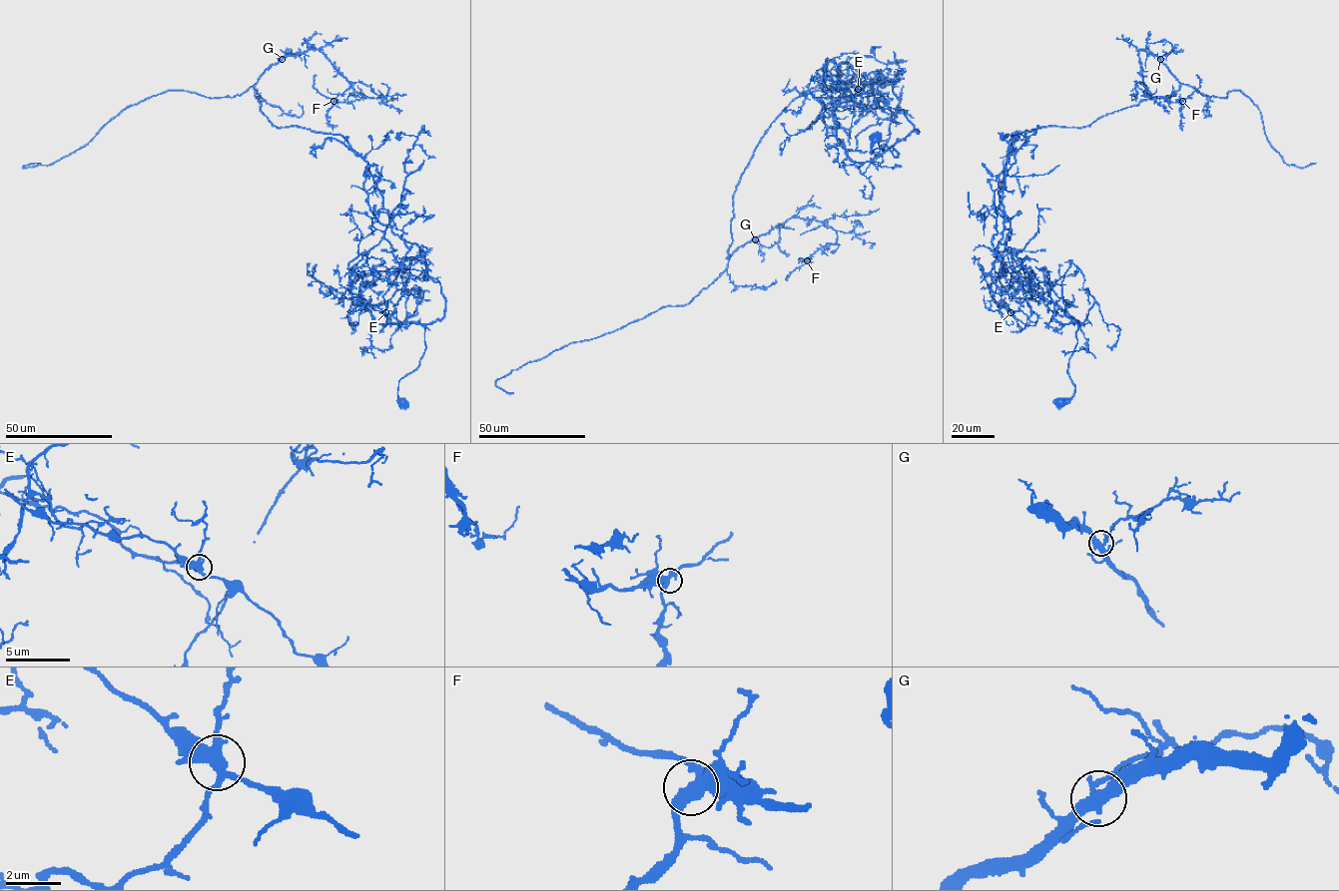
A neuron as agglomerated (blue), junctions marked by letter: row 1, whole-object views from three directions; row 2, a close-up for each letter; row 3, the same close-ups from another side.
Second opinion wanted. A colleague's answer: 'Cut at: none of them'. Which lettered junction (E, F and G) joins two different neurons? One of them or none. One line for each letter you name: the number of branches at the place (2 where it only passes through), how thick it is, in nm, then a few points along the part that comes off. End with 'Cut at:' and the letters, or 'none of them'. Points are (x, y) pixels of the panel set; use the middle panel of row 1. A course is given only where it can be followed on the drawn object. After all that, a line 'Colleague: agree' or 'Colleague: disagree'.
E: 4 | 380 nm | (858, 89), (828, 63), (862, 89), (854, 78), (796, 98), (771, 124), (713, 282), (498, 378), (513, 393)
Cut at: E
Colleague: disagree

